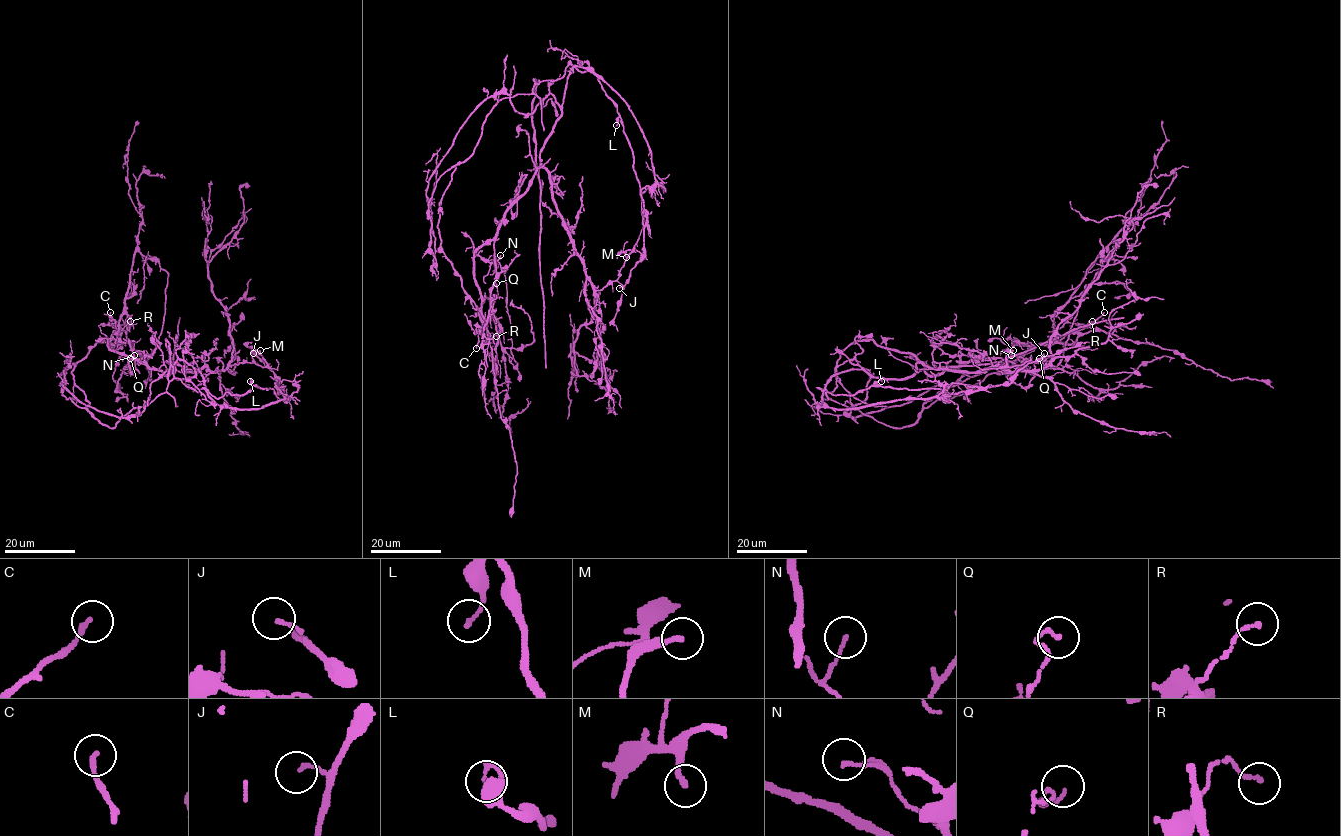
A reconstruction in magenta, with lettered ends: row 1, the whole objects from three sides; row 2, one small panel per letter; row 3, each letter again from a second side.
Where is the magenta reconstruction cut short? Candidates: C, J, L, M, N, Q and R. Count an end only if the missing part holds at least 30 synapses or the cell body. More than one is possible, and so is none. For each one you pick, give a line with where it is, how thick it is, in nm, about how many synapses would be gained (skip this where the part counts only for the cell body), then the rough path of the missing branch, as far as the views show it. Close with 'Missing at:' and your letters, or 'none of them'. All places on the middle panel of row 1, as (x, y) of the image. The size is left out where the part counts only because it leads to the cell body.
Missing at: none of them

